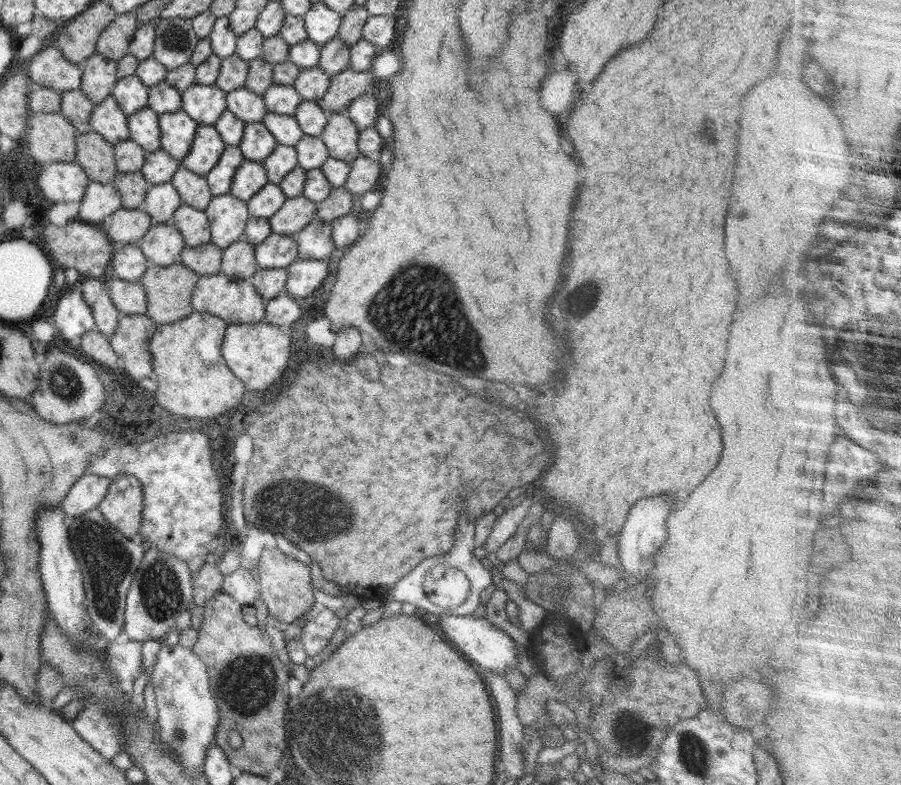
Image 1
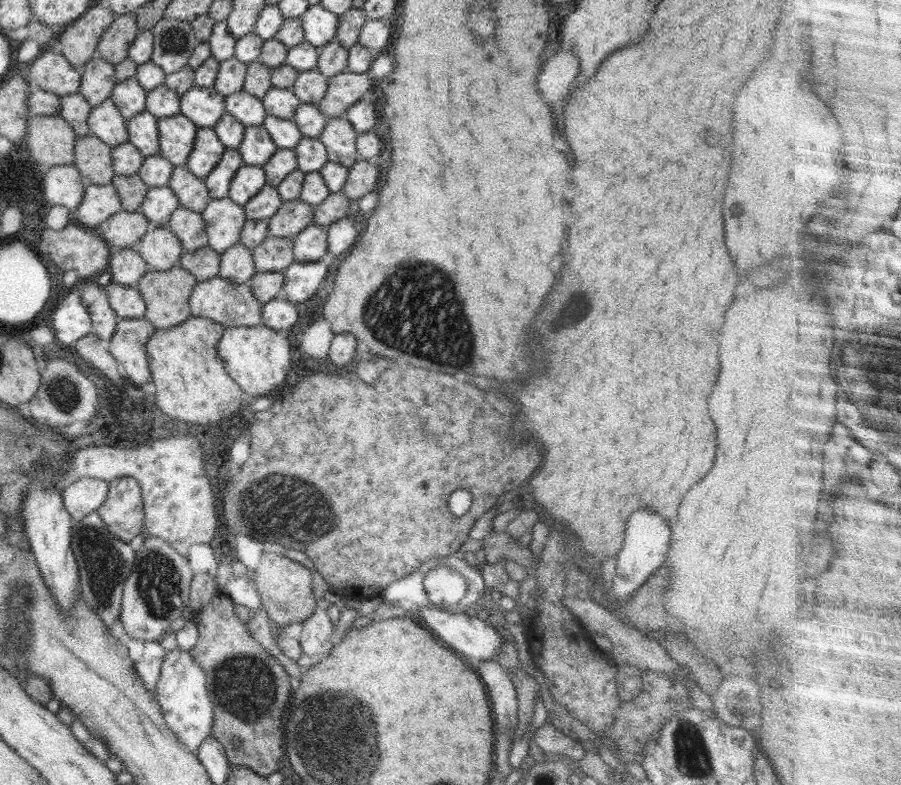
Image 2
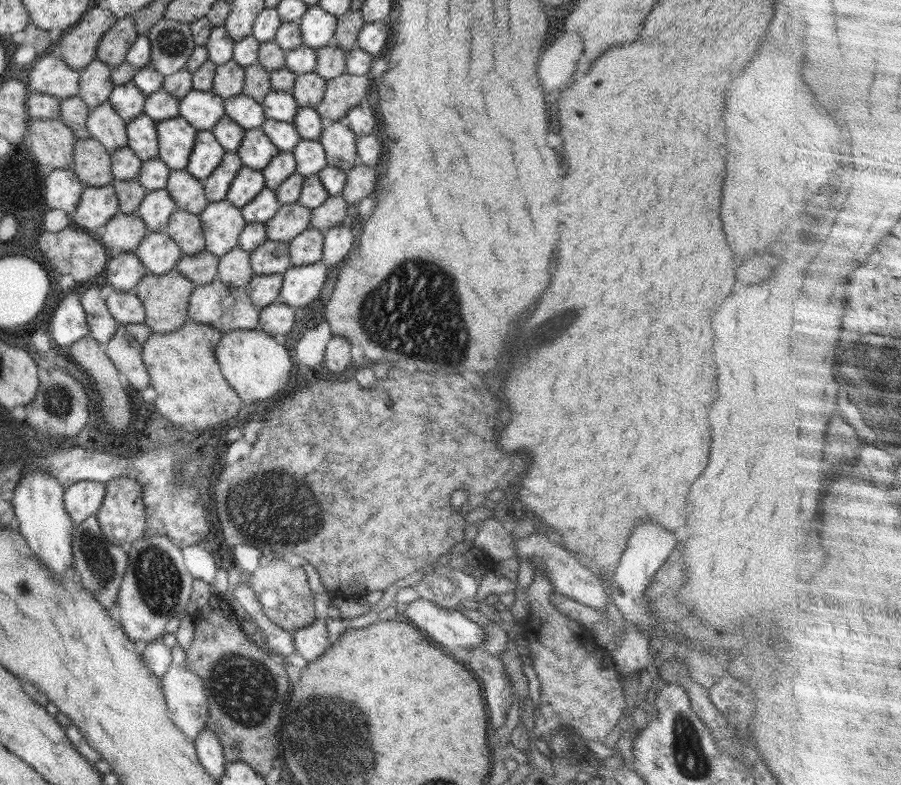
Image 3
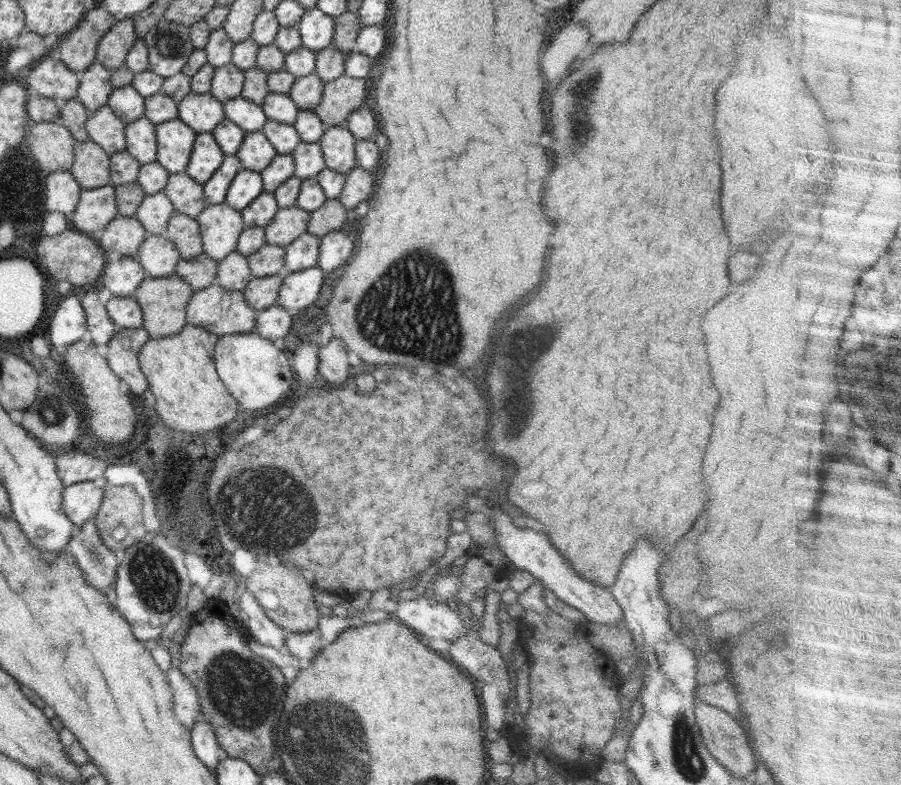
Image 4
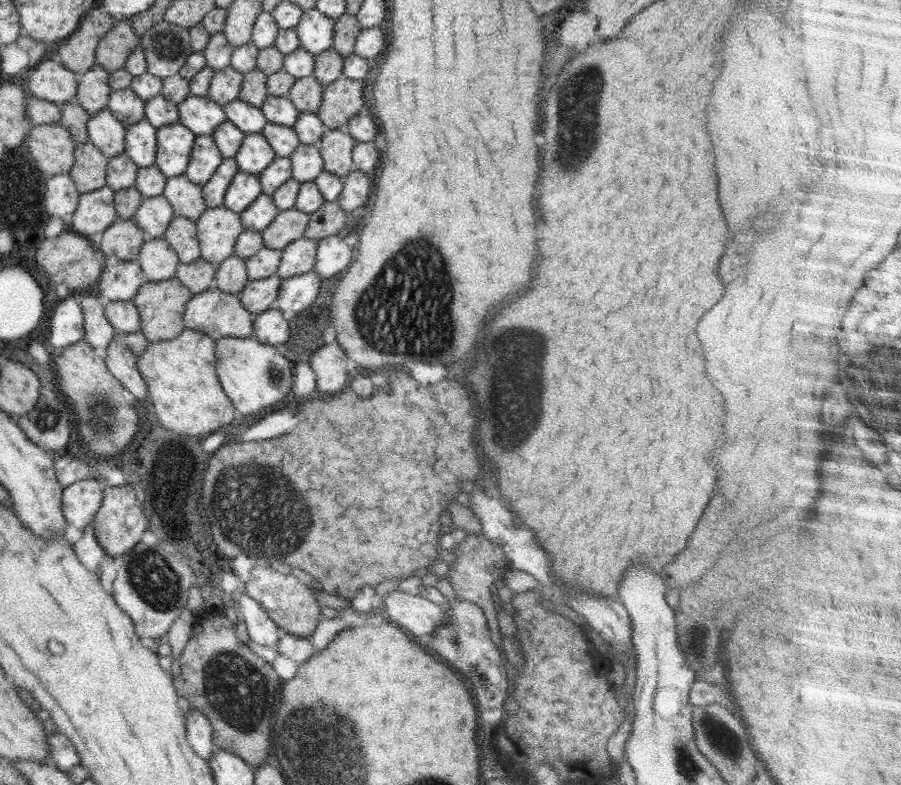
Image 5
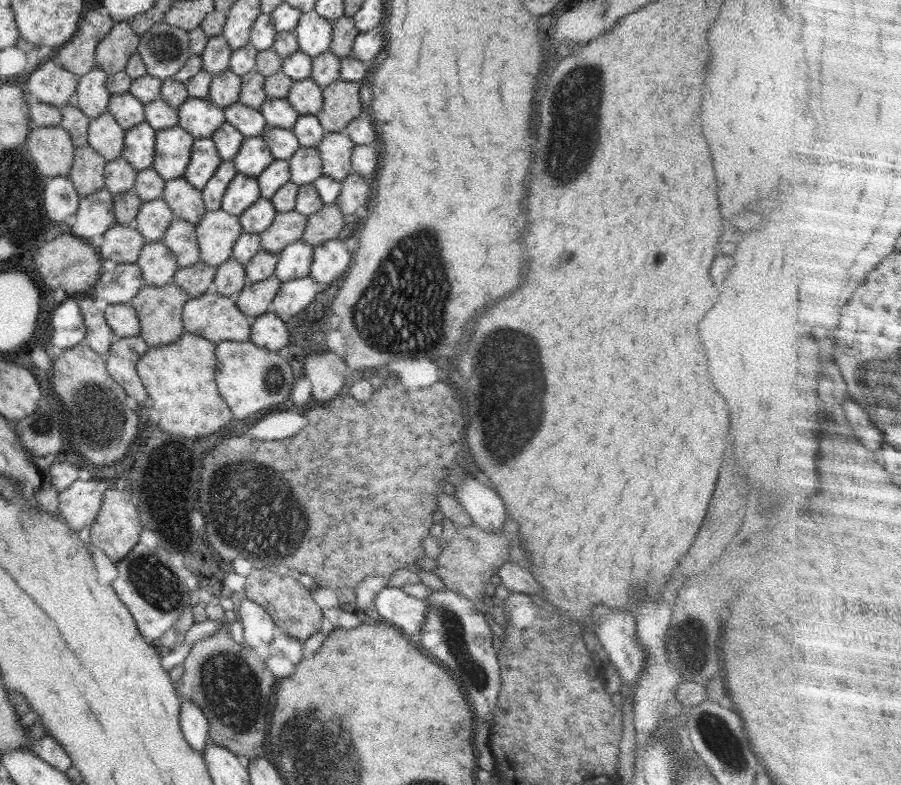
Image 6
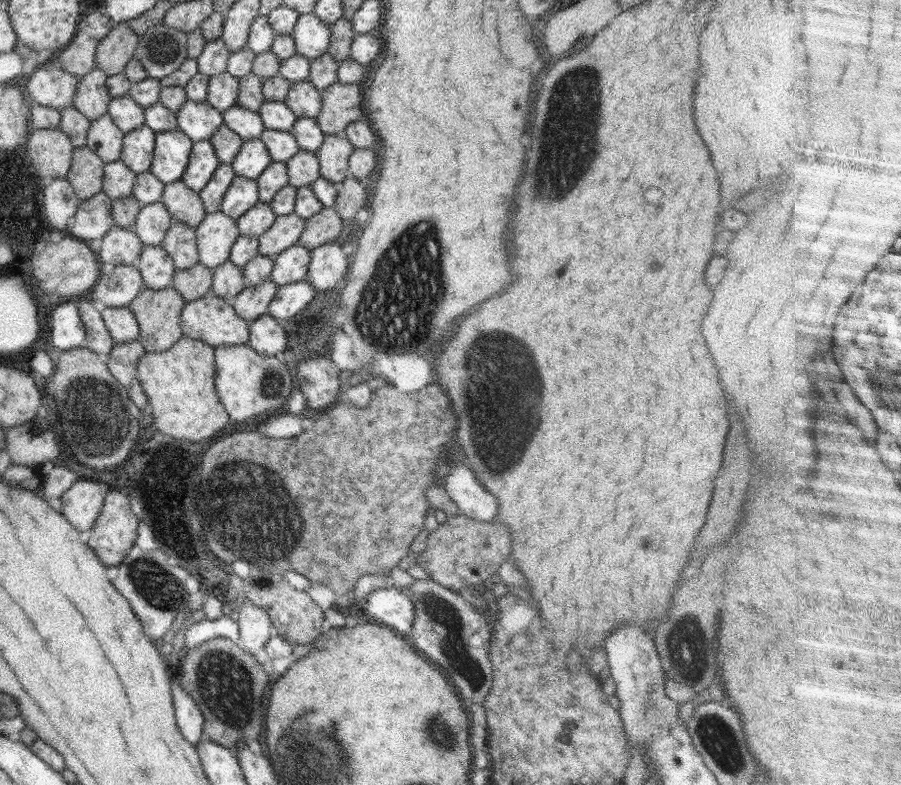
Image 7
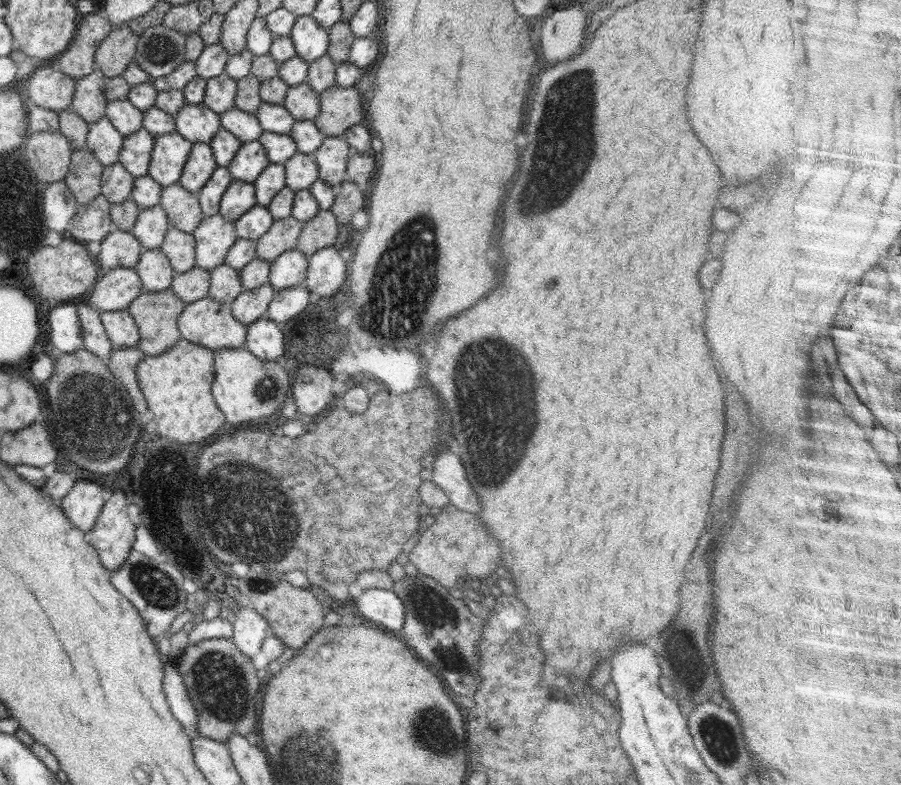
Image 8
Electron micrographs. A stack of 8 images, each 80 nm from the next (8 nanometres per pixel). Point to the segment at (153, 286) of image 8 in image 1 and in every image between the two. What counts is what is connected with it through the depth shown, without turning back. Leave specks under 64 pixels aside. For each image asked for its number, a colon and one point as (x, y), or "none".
1: (163, 244)
2: (160, 248)
3: (157, 251)
4: (159, 256)
5: (159, 261)
6: (158, 265)
7: (157, 269)

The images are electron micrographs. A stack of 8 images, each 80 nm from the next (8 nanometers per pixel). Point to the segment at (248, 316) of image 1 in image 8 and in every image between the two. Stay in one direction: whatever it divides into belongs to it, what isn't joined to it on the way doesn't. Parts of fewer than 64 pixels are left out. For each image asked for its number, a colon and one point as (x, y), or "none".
2: (220, 300)
3: (226, 308)
4: (219, 311)
5: (215, 313)
6: (216, 317)
7: (213, 320)
8: (207, 322)

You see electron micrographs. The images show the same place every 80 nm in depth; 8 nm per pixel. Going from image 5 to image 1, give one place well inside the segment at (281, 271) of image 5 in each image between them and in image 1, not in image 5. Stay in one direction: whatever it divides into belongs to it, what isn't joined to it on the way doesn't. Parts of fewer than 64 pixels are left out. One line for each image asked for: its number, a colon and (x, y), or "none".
1: (314, 241)
2: (310, 244)
3: (307, 248)
4: (302, 252)

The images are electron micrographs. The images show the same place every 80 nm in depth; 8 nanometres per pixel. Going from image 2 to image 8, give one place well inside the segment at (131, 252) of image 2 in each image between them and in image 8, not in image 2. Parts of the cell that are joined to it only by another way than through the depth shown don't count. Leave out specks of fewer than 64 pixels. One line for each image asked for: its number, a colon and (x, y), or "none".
3: (123, 272)
4: (122, 278)
5: (121, 282)
6: (122, 284)
7: (117, 289)
8: (114, 291)

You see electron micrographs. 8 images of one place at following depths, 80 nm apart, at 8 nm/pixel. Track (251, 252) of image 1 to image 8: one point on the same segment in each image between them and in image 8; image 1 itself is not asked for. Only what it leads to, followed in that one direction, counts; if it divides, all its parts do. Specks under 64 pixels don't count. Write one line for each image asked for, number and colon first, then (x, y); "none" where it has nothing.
2: (237, 265)
3: (234, 269)
4: (233, 272)
5: (231, 277)
6: (230, 278)
7: (228, 280)
8: (225, 286)

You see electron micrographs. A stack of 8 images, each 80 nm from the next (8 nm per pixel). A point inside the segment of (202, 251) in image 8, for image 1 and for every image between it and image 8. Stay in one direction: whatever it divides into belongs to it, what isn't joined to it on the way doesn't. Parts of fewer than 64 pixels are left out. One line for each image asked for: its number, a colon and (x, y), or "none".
1: (227, 215)
2: (224, 219)
3: (222, 223)
4: (220, 226)
5: (218, 229)
6: (217, 231)
7: (216, 234)

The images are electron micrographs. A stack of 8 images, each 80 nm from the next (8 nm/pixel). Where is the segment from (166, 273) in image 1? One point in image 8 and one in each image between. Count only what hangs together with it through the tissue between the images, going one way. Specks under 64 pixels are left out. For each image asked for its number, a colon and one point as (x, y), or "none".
2: (166, 293)
3: (165, 297)
4: (163, 301)
5: (161, 305)
6: (159, 309)
7: (158, 312)
8: (155, 314)

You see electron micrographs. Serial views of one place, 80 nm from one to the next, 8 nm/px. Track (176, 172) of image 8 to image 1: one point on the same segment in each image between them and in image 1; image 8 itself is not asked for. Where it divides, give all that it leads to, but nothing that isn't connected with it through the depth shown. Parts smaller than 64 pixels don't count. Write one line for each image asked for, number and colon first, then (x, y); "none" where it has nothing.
1: (178, 130)
2: (177, 133)
3: (176, 138)
4: (175, 140)
5: (174, 141)
6: (173, 146)
7: (172, 150)

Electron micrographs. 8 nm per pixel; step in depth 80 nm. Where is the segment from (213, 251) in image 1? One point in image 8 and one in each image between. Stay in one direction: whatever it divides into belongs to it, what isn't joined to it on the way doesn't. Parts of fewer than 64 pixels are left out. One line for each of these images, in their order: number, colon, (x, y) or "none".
2: (204, 263)
3: (201, 268)
4: (199, 272)
5: (198, 276)
6: (195, 280)
7: (192, 283)
8: (190, 286)

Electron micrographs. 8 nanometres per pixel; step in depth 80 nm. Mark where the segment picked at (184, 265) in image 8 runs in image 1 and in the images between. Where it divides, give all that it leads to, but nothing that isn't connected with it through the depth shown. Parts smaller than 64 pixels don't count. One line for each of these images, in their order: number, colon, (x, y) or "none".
1: (193, 224)
2: (189, 226)
3: (184, 228)
4: (184, 231)
5: (181, 235)
6: (180, 238)
7: (180, 243)

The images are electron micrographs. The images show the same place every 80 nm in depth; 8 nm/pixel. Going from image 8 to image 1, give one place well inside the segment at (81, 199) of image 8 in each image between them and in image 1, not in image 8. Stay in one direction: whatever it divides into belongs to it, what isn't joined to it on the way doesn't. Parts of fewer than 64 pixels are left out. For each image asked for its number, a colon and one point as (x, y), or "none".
1: (96, 156)
2: (93, 159)
3: (91, 160)
4: (90, 168)
5: (89, 170)
6: (87, 174)
7: (85, 175)

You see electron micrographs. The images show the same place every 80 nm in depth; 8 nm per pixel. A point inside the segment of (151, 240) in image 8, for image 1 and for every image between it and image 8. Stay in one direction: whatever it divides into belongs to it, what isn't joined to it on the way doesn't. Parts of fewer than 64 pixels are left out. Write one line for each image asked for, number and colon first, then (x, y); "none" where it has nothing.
1: (161, 201)
2: (160, 202)
3: (157, 207)
4: (154, 212)
5: (154, 215)
6: (154, 217)
7: (153, 220)

